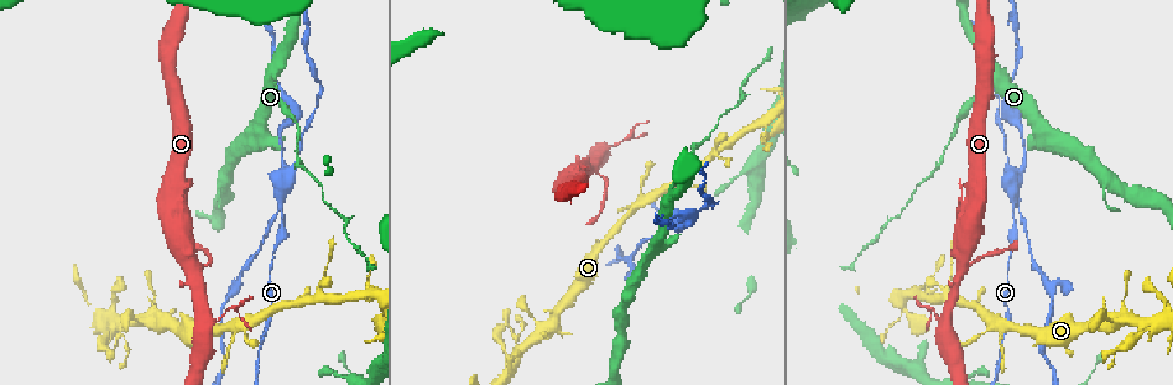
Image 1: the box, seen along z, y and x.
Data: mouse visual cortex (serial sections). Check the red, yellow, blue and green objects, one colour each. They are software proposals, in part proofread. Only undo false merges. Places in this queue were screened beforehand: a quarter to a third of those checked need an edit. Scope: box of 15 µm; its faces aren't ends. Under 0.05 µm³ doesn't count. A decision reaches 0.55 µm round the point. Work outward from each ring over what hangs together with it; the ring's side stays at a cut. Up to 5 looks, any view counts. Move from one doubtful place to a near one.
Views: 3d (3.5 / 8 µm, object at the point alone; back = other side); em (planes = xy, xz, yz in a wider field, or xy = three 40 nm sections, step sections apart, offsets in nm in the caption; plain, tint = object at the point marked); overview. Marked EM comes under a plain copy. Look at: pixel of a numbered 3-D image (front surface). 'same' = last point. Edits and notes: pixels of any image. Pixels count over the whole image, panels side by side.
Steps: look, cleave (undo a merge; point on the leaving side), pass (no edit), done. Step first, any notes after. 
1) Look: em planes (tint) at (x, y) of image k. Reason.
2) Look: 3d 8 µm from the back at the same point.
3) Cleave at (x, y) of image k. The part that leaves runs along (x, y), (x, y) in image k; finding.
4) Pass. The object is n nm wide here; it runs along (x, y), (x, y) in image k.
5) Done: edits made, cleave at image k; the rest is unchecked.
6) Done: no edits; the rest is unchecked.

Look: 3d 8 µm at (282, 209) of image 1. Abrupt turn.

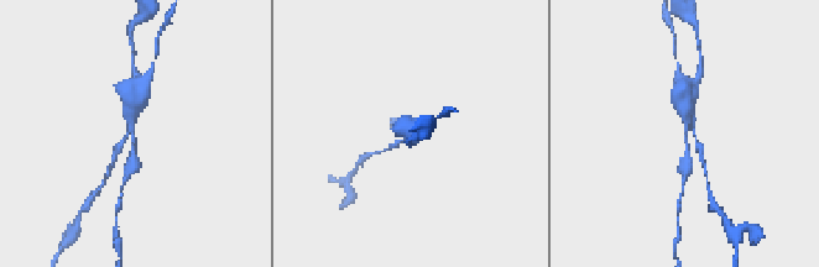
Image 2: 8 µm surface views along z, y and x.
Look: 3d 3.5 µm at (134, 133) of image 2.

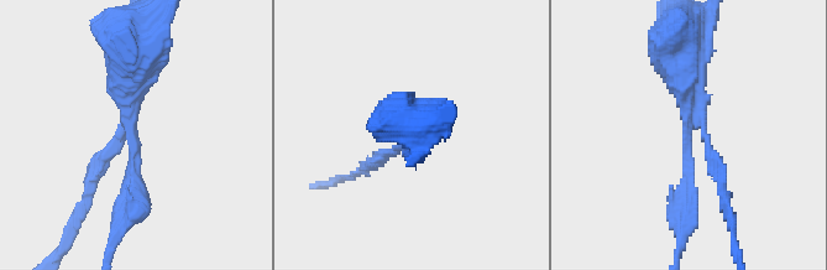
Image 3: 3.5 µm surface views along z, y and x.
Cleave at (101, 160) of image 3. 3 arms meet here; the arms are 150, 250, 450 nm wide; a second cell is stuck on.

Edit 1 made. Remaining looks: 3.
Look: 3d 3.5 µm at (299, 153) of image 1. Thick turns thin.

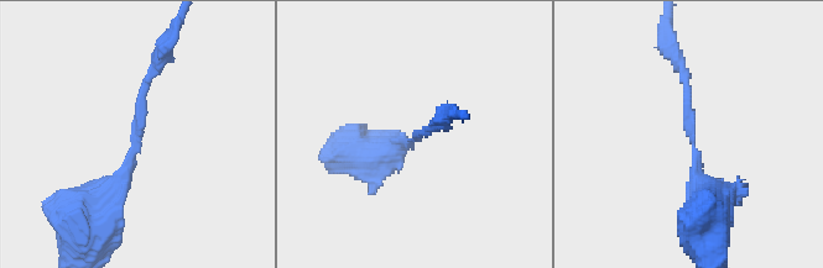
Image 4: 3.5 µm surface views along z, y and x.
Look: em planes (tint) at (416, 138) of image 4. The arms are 100, 400 nm wide; shape alone is not enough.

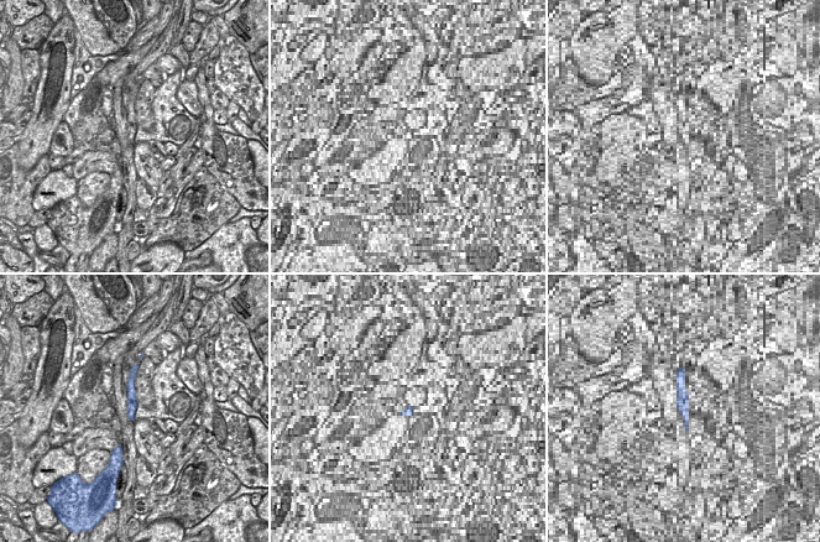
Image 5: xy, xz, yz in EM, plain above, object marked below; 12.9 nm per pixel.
Pass. It runs along (94, 206), (129, 168), (140, 93), (159, 62) in image 4; one cell here.

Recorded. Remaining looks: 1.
Done: edits made, cleave at image 3; the rest is unchecked.

